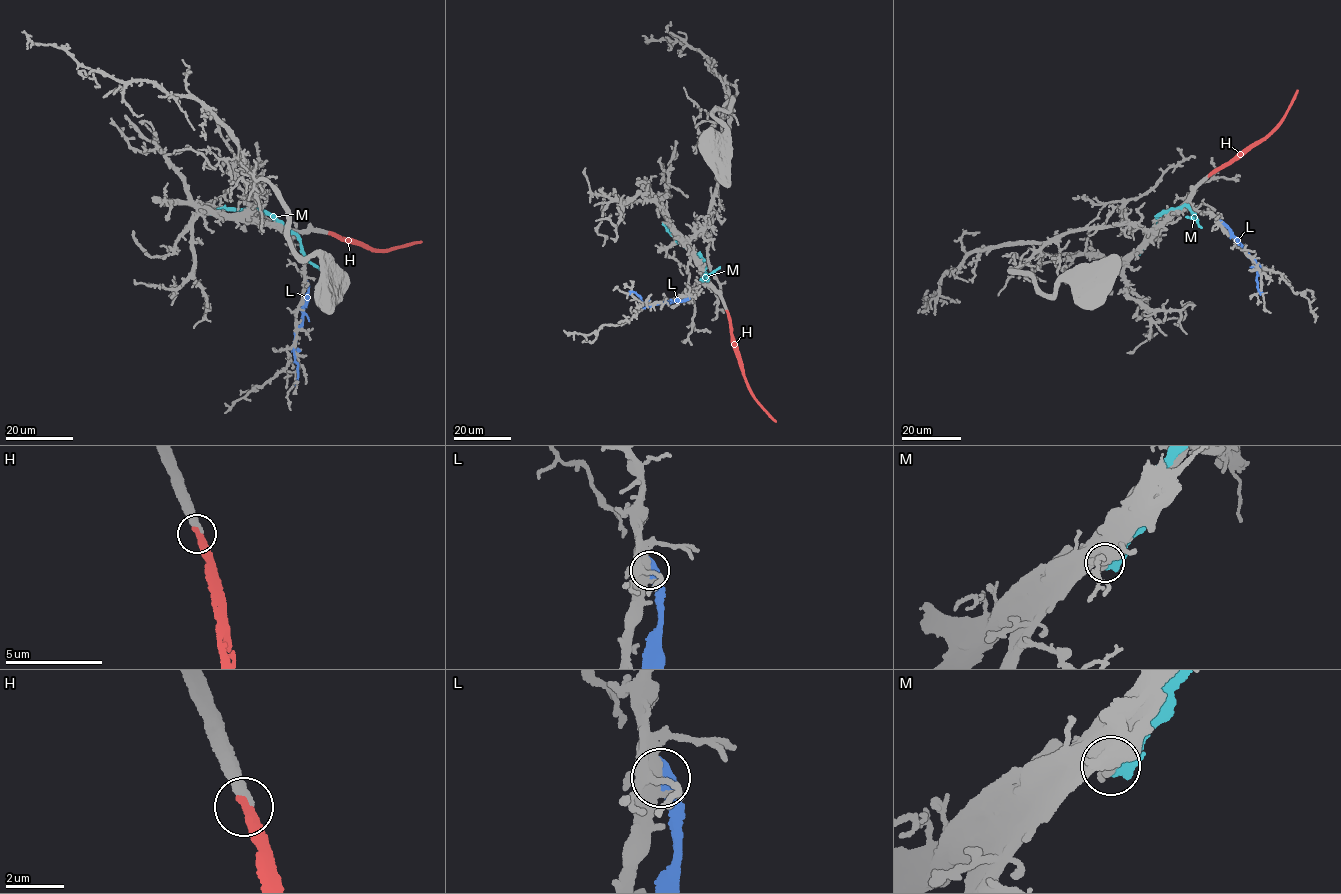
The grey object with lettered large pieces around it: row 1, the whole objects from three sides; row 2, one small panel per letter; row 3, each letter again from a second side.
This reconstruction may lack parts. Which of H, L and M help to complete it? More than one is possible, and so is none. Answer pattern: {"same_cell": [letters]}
{"same_cell": ["H"]}

